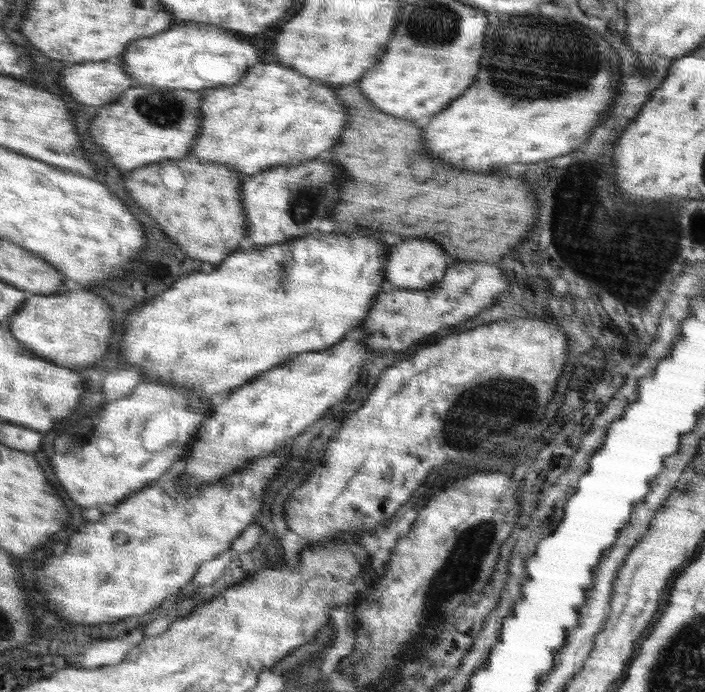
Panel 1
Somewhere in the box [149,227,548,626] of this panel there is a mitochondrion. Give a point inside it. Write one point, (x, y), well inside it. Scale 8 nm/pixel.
(509, 401)

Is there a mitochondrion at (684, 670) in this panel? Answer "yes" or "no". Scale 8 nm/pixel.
yes

